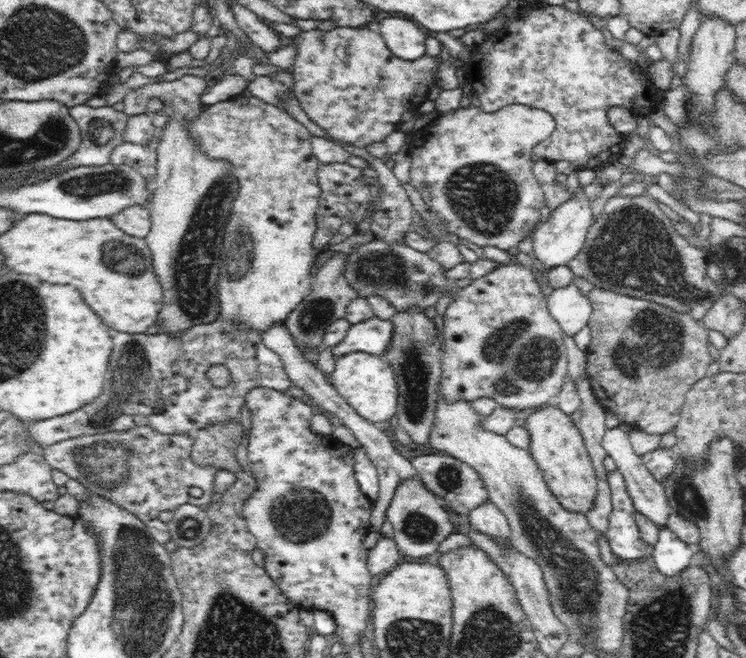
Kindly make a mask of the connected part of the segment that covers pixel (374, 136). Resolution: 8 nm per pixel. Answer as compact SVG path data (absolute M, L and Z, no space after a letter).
M368 26L335 27L328 31L317 28L302 31L299 35L286 38L284 41L288 42L288 45L296 45L296 58L291 72L294 88L290 92L296 95L302 111L314 124L320 126L333 142L339 140L345 144L352 144L352 147L366 148L372 142L383 142L386 136L398 131L402 120L400 116L408 111L416 112L428 100L426 94L437 83L436 72L442 66L442 59L430 57L428 54L413 61L394 56L383 36Z

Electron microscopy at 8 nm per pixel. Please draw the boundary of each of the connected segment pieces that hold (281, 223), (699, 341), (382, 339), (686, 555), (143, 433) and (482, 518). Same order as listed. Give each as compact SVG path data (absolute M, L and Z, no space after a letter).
M240 95L230 101L220 102L214 106L206 106L205 110L200 114L196 121L191 121L189 127L190 137L194 138L194 143L205 152L207 156L215 160L226 160L230 165L232 175L236 177L236 181L240 184L238 196L232 202L233 217L230 223L226 224L225 236L223 238L223 247L220 251L221 256L221 274L217 284L219 296L219 319L234 320L247 328L254 328L262 333L266 328L270 328L276 322L284 323L287 316L306 298L311 290L313 281L310 267L312 266L314 257L314 236L316 234L316 211L318 208L319 196L321 193L319 184L316 184L314 172L316 169L316 158L314 158L312 144L310 144L310 131L303 125L298 123L290 114L284 112L278 106L271 106L262 100L255 98L244 98Z
M594 287L587 295L590 304L592 305L592 314L588 325L591 327L591 340L586 350L587 366L585 374L591 384L592 390L600 404L612 412L612 416L618 416L623 424L630 424L634 429L640 429L648 434L663 435L672 431L676 424L679 423L683 404L688 389L697 381L706 377L708 367L711 364L710 350L708 350L708 328L702 321L692 318L688 313L680 313L665 307L664 305L636 298L624 293L612 292L611 289Z
M373 317L362 325L358 324L348 329L344 340L332 347L332 352L335 359L354 351L383 356L390 342L392 342L391 323Z
M667 526L660 527L658 540L653 547L652 557L656 569L666 577L680 575L680 572L689 568L694 561L694 547L680 540Z
M134 427L128 431L114 431L95 435L80 435L42 447L46 462L81 482L87 490L115 501L122 508L147 523L158 518L162 510L175 511L183 504L204 506L211 502L214 493L215 471L212 467L200 467L192 460L193 436L189 434L162 434L152 427Z
M491 500L484 502L484 504L478 506L478 508L474 508L468 517L471 530L487 534L491 536L495 542L511 544L507 518Z

